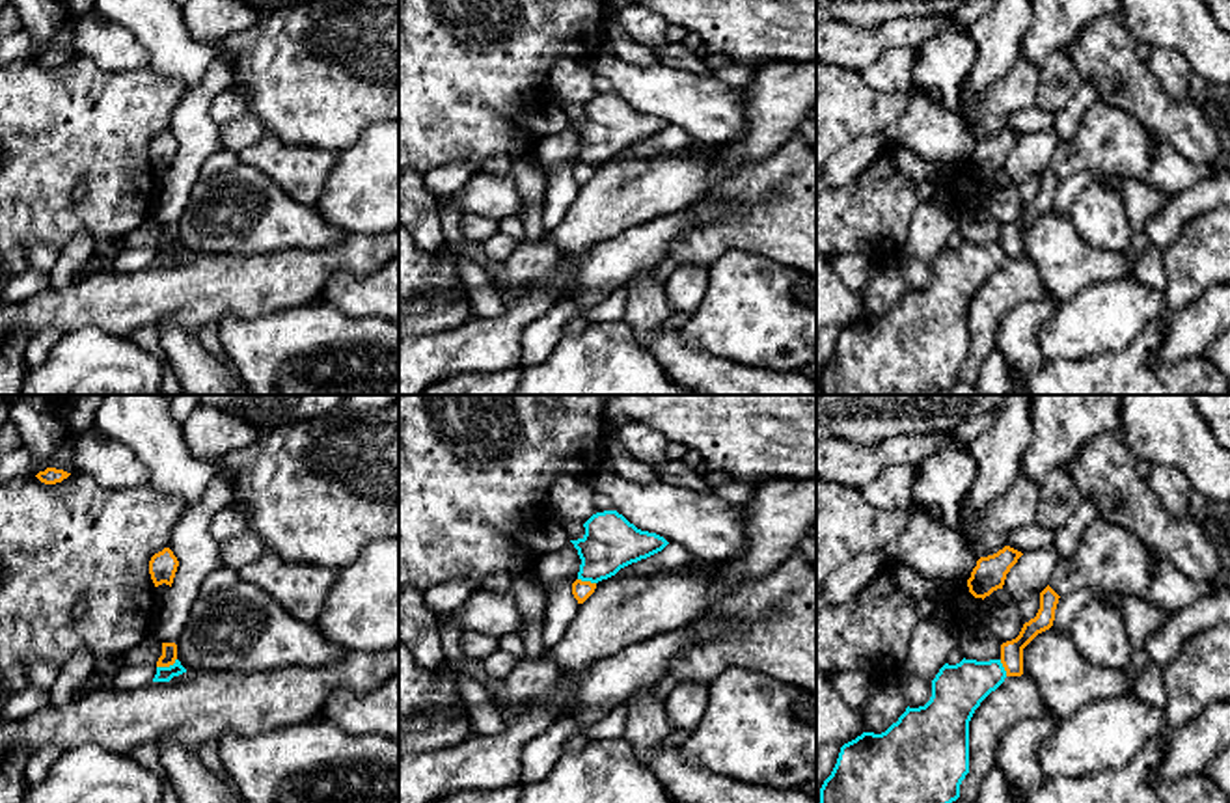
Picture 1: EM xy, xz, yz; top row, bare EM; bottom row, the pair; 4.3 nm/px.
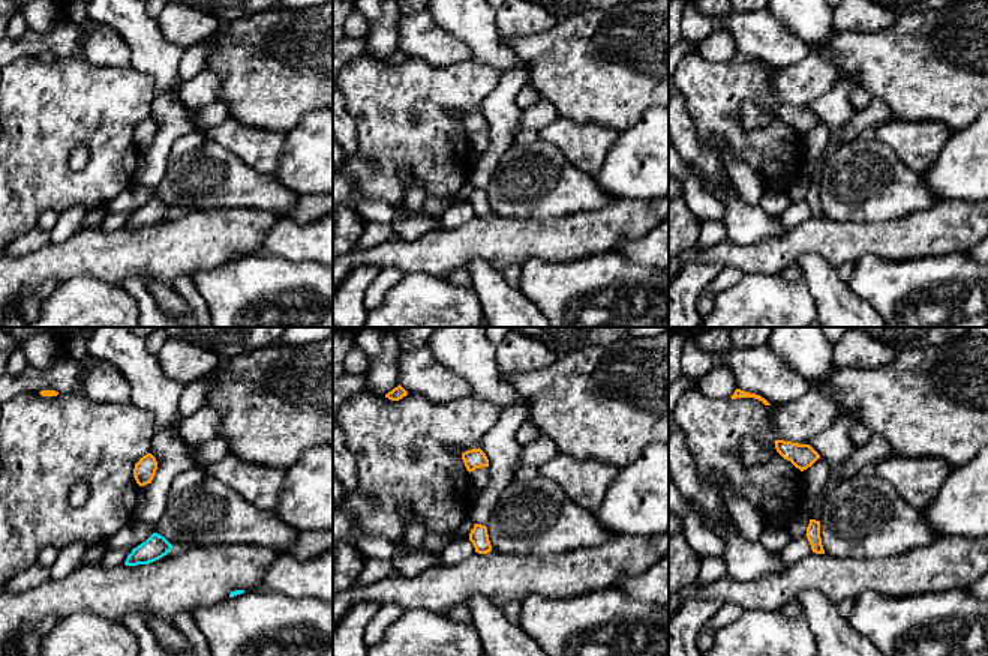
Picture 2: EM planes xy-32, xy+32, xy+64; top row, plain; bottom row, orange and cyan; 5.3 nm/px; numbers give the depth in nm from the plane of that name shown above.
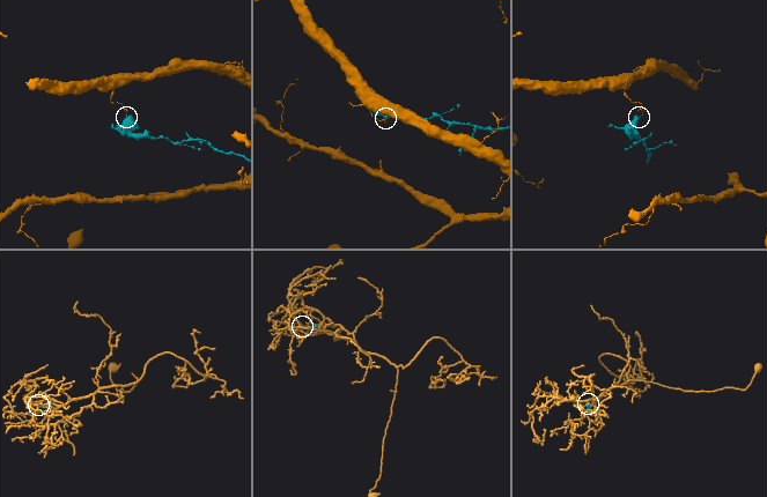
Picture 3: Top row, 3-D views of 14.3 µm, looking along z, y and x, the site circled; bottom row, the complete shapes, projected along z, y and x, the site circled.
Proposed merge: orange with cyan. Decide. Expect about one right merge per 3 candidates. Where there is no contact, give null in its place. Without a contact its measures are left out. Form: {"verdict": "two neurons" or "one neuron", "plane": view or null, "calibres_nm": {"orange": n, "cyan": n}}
{"verdict": "two neurons", "plane": "xy", "calibres_nm": {"orange": 70, "cyan": 60}}

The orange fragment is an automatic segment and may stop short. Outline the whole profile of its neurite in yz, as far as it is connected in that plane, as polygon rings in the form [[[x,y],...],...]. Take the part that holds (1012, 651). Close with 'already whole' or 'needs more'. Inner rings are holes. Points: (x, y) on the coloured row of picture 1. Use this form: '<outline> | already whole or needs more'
[[[1047,585],[1040,592],[1040,609],[1034,619],[1023,624],[1019,635],[1001,645],[1001,663],[1006,676],[1023,674],[1023,648],[1042,632],[1049,630],[1055,620],[1059,594]]] | already whole

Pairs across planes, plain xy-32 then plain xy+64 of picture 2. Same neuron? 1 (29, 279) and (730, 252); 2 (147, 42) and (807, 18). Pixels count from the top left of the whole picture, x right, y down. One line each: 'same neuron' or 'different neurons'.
1: same neuron
2: same neuron

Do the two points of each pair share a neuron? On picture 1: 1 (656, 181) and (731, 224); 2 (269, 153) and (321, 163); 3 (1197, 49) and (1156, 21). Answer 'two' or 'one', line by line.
1: two
2: one
3: one

